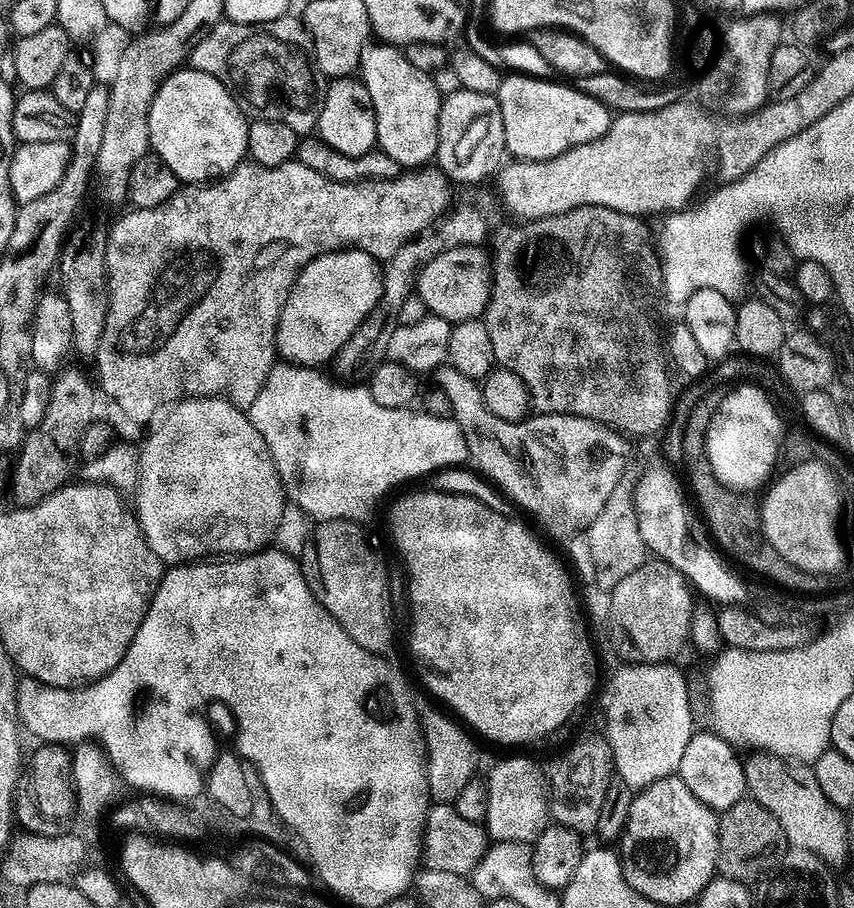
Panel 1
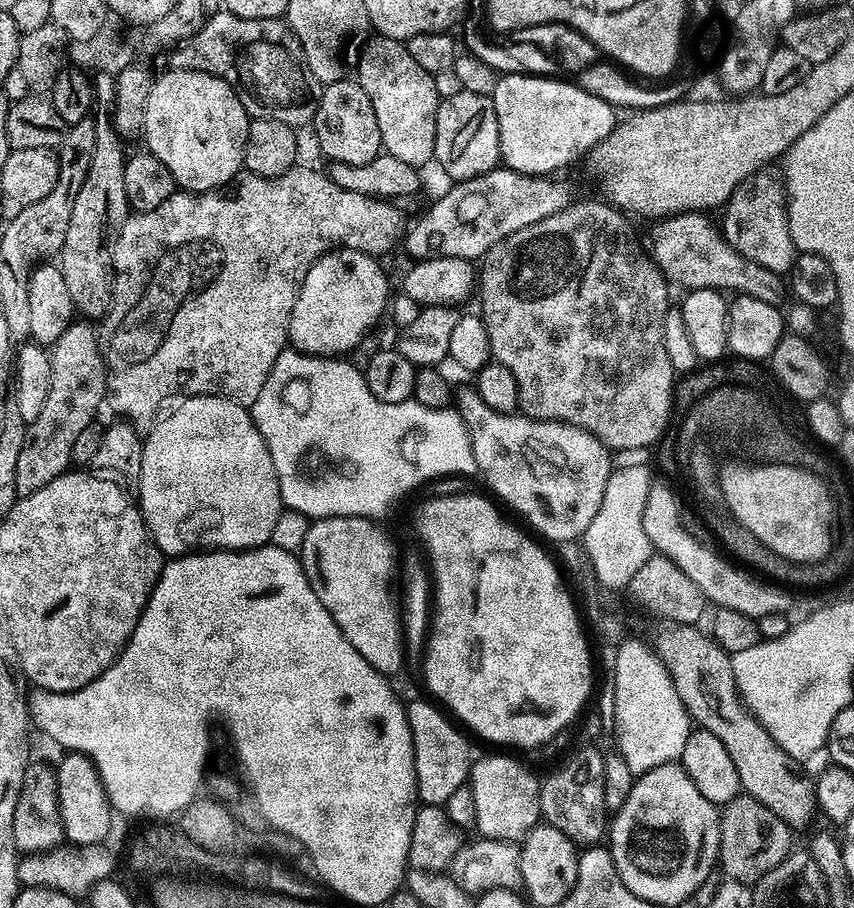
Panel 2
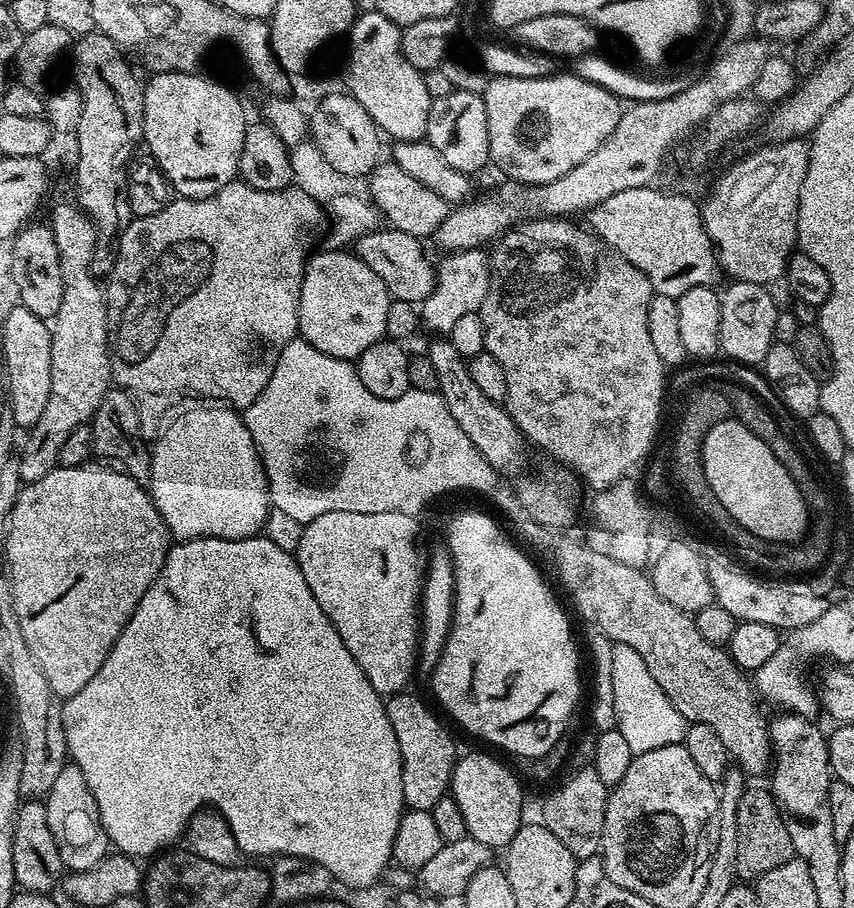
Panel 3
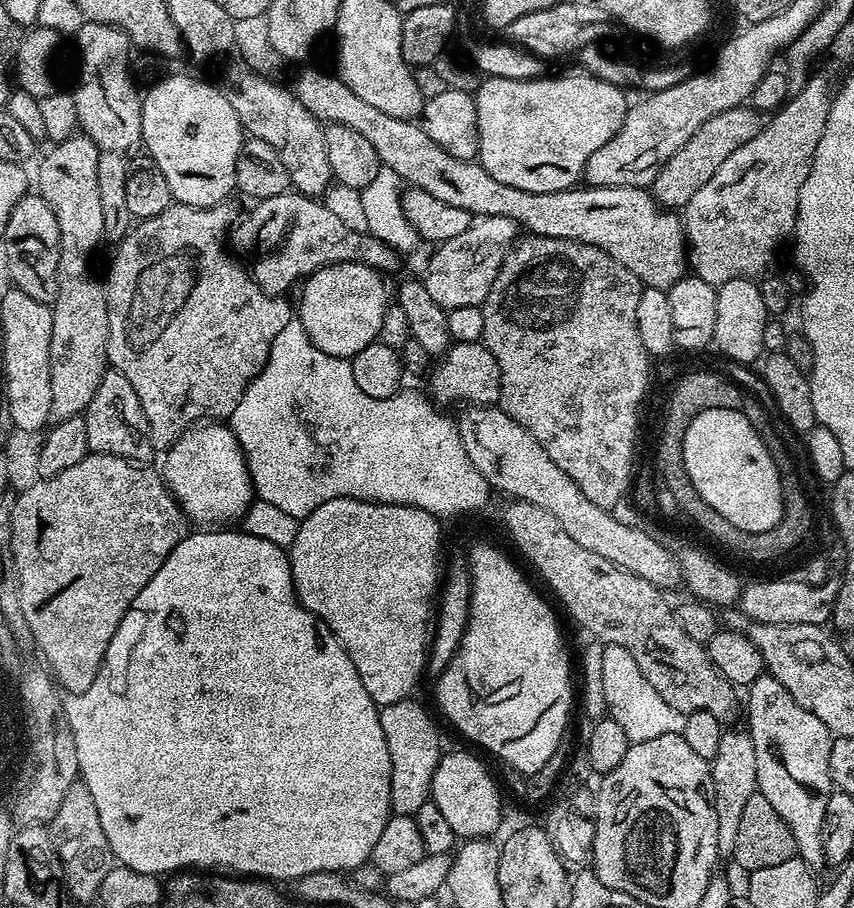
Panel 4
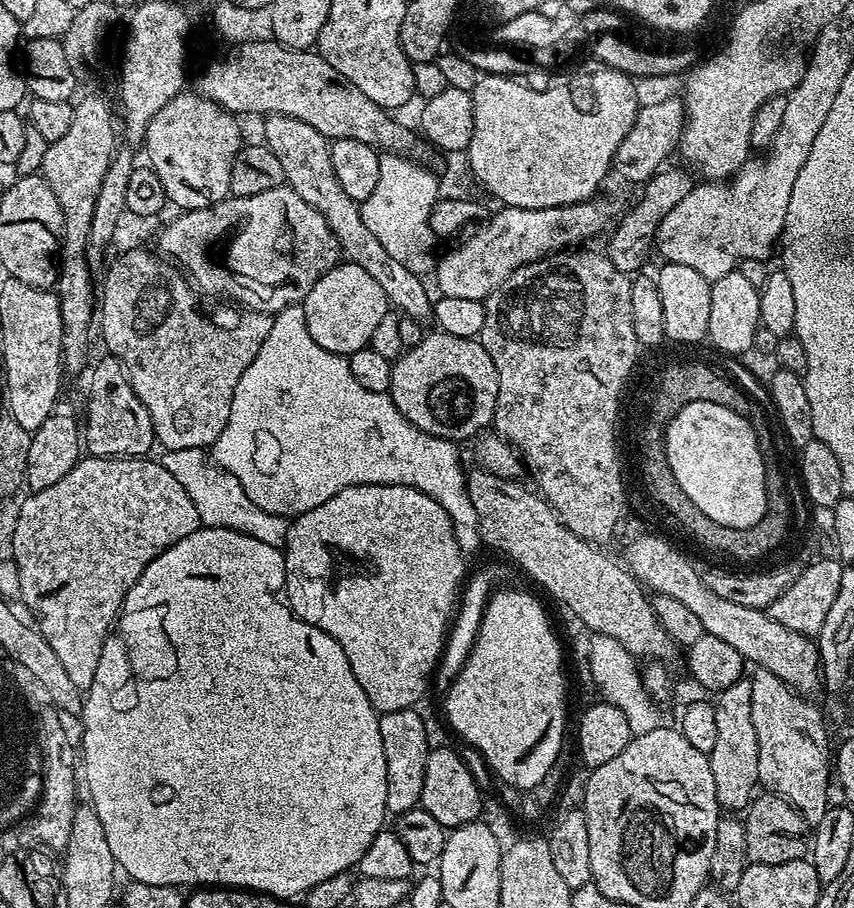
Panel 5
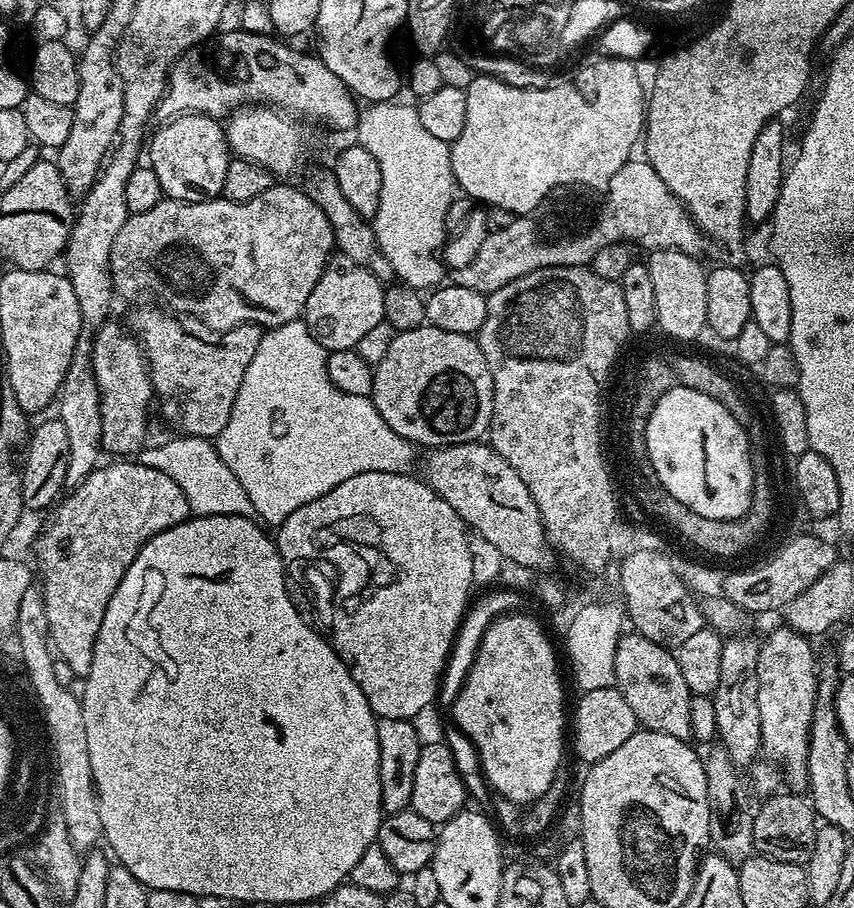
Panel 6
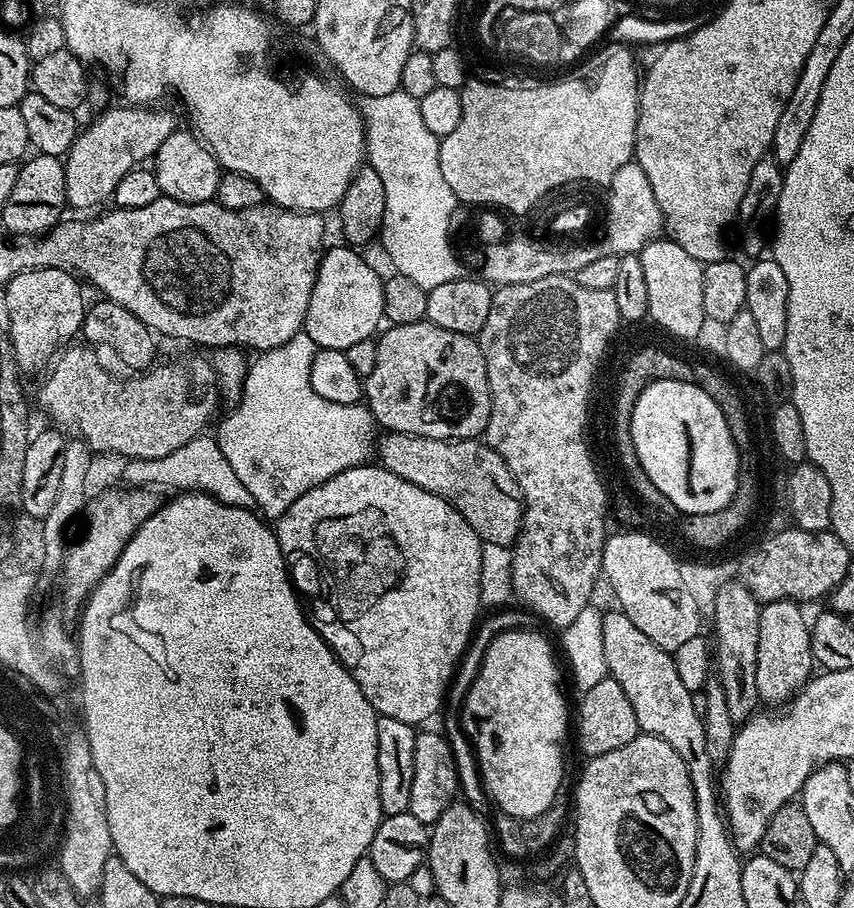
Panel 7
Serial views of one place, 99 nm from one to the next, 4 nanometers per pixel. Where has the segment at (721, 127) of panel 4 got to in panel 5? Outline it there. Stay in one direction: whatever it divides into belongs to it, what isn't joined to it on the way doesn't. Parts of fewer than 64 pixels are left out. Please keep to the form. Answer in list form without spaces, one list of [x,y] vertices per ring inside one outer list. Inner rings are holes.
[[[665,167],[643,185],[644,197],[621,218],[620,225],[612,233],[610,233],[611,231],[607,233],[609,236],[606,254],[610,258],[610,262],[614,262],[614,266],[618,266],[618,270],[636,274],[643,269],[640,267],[651,256],[654,256],[653,240],[656,228],[666,218],[666,214],[670,214],[670,210],[674,210],[674,206],[678,206],[678,202],[682,202],[686,198],[686,194],[692,192],[694,187],[693,173],[683,167],[680,167],[681,169],[672,167]]]

